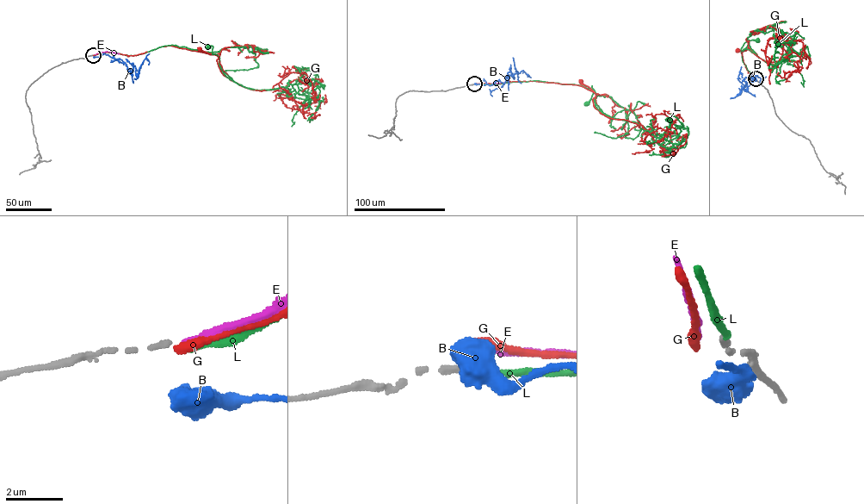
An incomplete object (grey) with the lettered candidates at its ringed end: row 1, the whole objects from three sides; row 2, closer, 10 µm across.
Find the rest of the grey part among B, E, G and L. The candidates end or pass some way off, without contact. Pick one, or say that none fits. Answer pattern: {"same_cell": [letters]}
{"same_cell": []}

